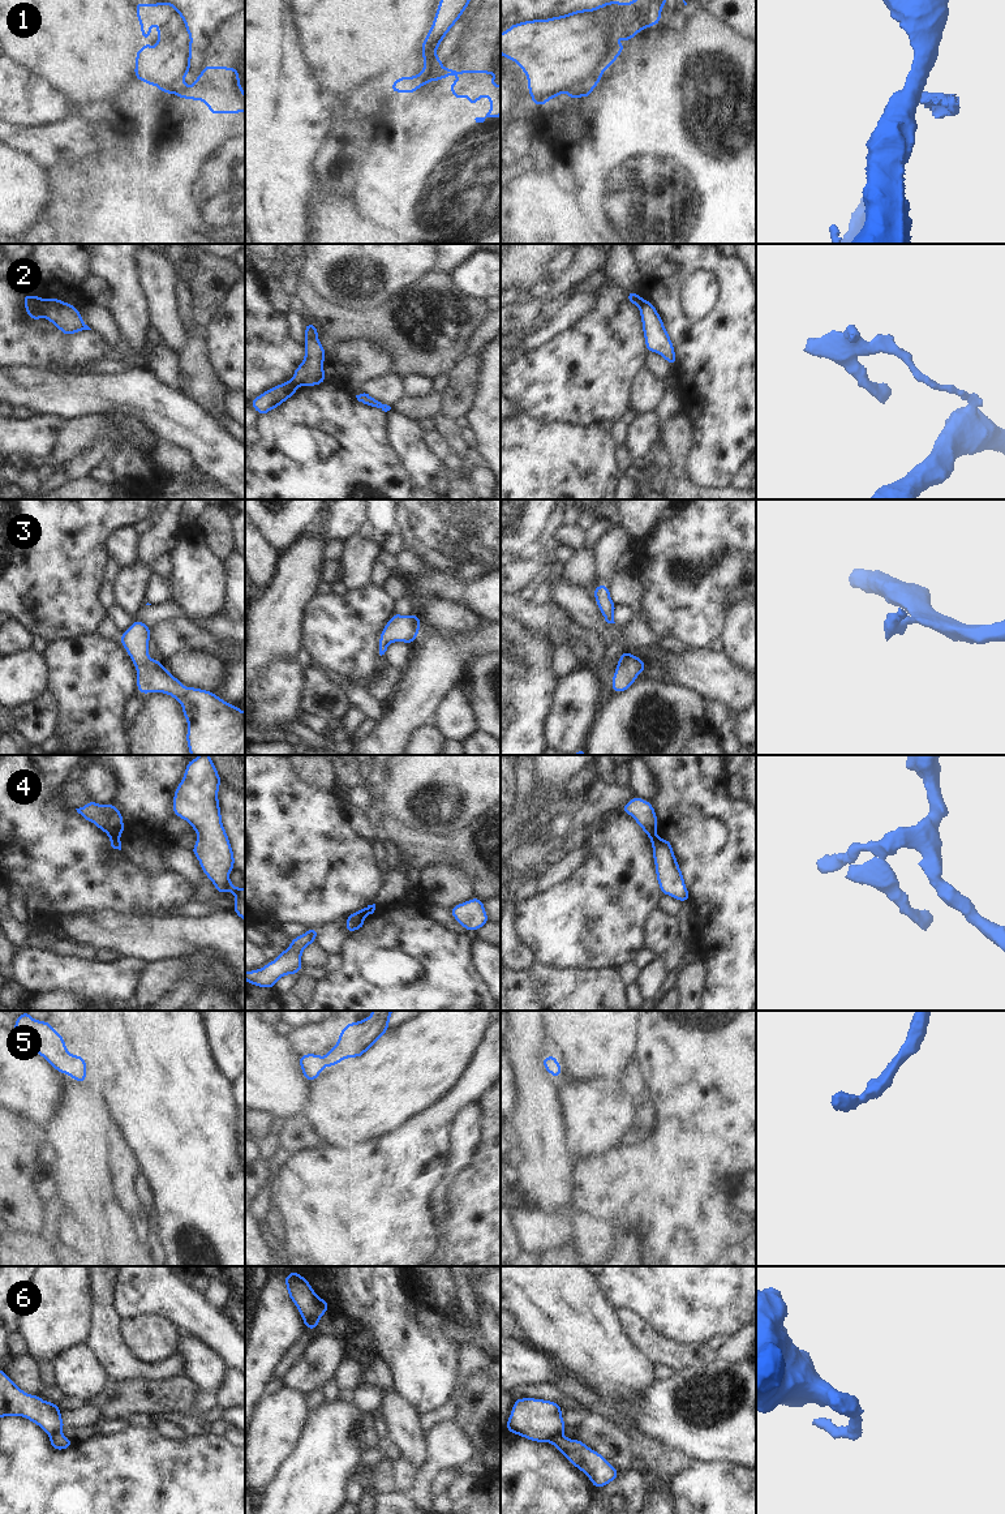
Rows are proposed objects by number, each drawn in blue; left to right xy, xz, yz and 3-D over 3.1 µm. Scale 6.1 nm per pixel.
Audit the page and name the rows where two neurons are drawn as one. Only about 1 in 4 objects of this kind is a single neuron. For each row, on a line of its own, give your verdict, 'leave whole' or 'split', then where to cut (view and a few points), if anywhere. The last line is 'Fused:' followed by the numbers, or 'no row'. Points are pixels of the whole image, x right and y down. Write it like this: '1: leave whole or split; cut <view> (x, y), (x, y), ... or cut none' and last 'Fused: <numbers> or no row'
1: split; cut xz (443, 69), (436, 74), (437, 80)
2: split; cut xy (37, 297), (39, 311), (44, 316)
3: leave whole; cut none
4: split; cut xy (111, 836), (119, 837)
5: leave whole; cut none
6: split; cut xz (318, 1317), (305, 1326)
Fused: 1, 2, 4, 6

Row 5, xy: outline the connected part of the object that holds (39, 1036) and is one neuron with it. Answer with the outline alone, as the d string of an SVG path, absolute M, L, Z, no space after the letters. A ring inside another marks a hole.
M26 1011L16 1017L13 1033L48 1061L59 1073L85 1084L87 1064L81 1055L70 1055L63 1035L50 1024L31 1017Z

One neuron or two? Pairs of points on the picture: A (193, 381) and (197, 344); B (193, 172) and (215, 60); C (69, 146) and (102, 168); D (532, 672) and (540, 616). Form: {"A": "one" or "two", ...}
{"A": "one", "B": "one", "C": "two", "D": "two"}

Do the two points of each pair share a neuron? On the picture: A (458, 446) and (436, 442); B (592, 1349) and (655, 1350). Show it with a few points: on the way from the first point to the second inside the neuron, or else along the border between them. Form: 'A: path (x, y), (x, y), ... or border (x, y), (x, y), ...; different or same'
A: border (434, 430), (445, 440), (451, 451); different
B: border (622, 1325), (626, 1335), (655, 1364); different

